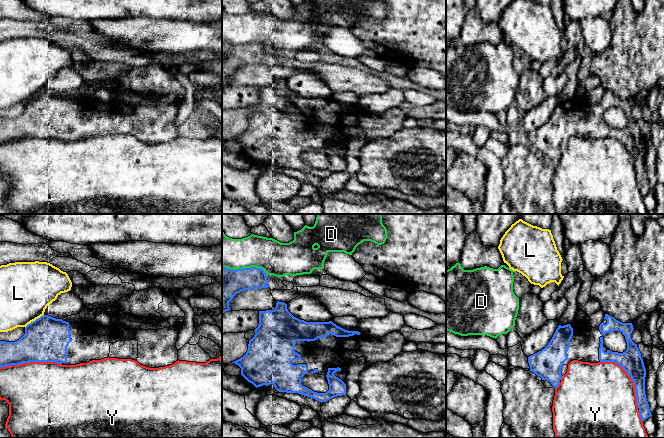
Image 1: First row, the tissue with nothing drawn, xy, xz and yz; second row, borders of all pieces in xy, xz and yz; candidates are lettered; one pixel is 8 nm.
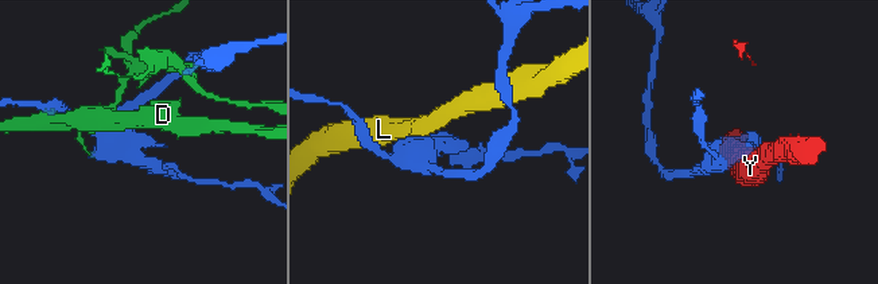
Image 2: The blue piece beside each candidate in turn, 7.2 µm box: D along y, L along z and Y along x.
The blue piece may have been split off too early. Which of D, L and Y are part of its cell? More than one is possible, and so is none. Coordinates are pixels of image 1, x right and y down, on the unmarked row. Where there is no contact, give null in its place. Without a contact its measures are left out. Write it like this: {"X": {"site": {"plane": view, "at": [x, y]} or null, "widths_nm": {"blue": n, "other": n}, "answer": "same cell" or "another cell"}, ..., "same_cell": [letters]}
{"D": {"site": {"plane": "xz", "at": [245, 44]}, "widths_nm": {"blue": 280, "other": 260}, "answer": "another cell"}, "L": {"site": {"plane": "xy", "at": [35, 96]}, "widths_nm": {"blue": 360, "other": 420}, "answer": "another cell"}, "Y": {"site": {"plane": "yz", "at": [630, 152]}, "widths_nm": {"blue": 180, "other": 480}, "answer": "another cell"}, "same_cell": []}

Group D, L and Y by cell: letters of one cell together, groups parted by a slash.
D / L / Y

